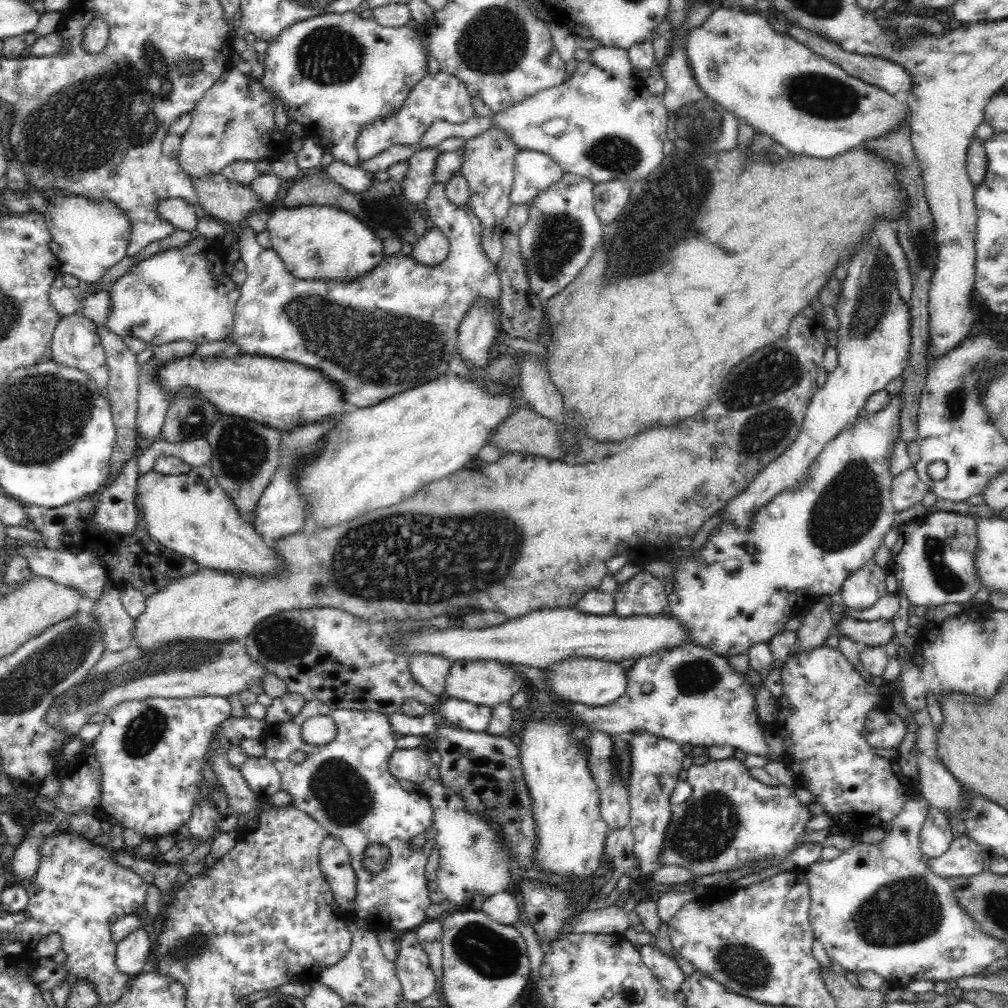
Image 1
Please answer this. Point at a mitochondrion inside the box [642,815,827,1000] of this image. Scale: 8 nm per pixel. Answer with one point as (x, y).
(744, 964)

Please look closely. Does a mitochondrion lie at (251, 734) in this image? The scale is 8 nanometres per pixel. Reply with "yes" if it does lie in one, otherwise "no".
no

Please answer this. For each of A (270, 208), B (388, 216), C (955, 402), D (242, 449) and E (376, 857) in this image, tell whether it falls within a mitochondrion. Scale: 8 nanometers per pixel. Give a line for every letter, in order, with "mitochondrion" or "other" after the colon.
A: other
B: mitochondrion
C: mitochondrion
D: mitochondrion
E: mitochondrion

